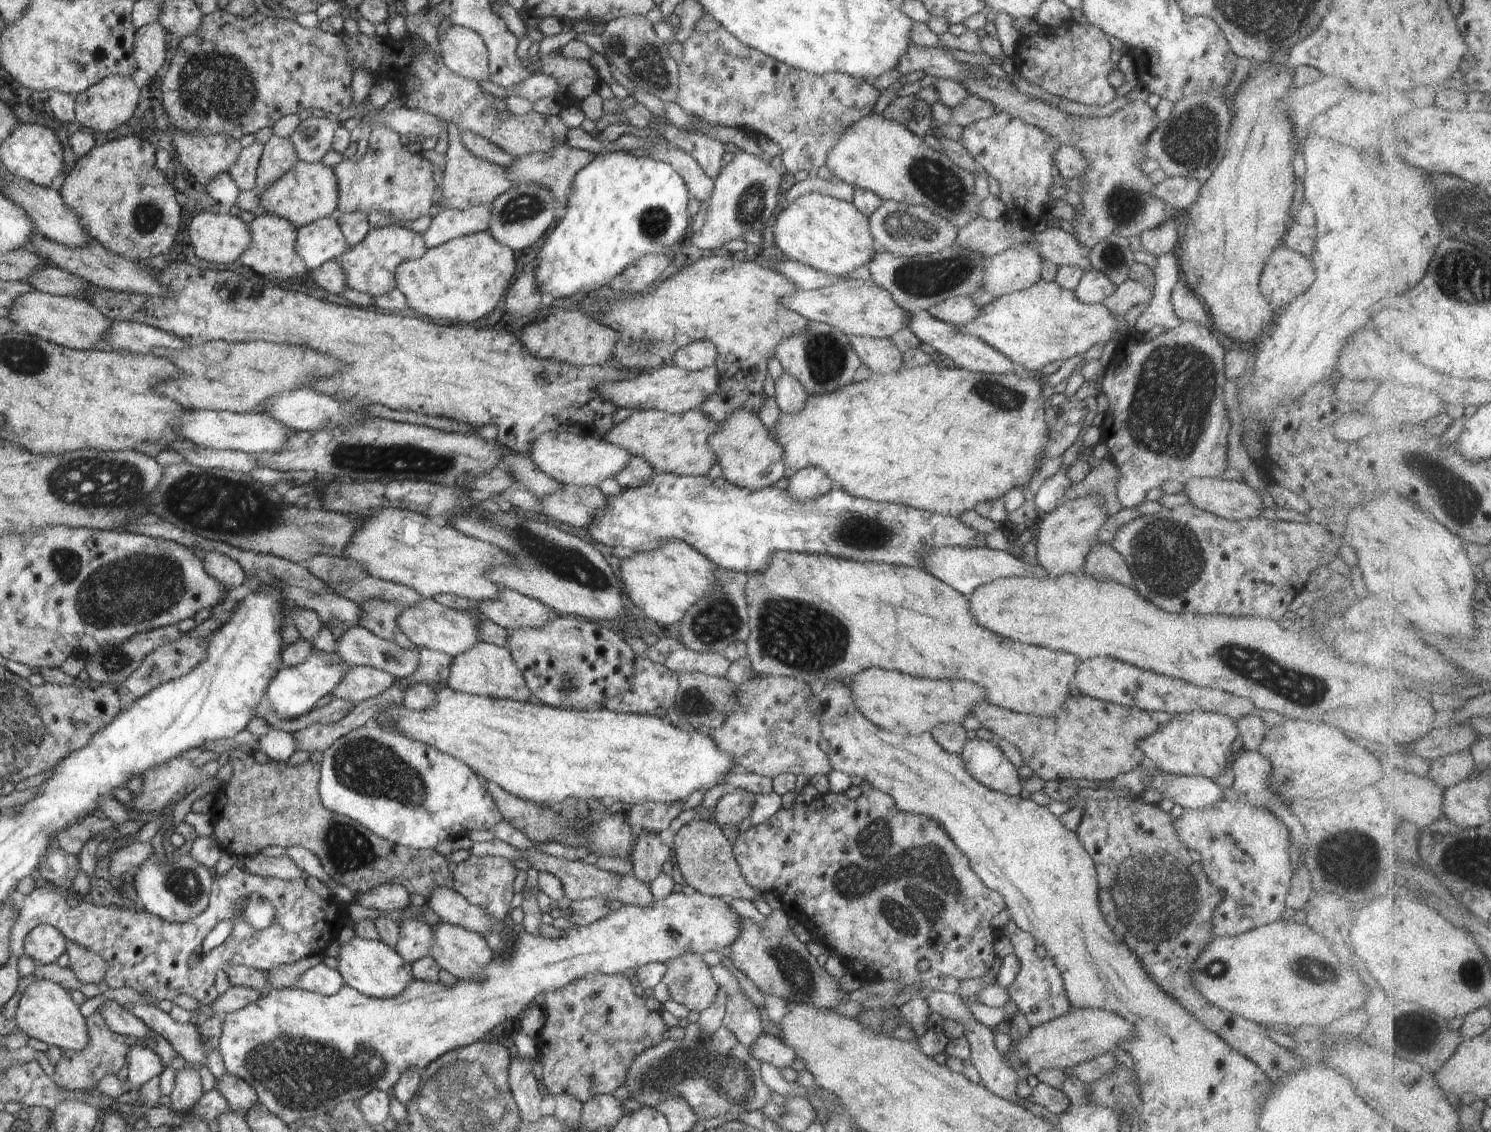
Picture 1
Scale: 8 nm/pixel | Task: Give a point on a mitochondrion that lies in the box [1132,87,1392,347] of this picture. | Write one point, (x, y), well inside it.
(1189, 139)

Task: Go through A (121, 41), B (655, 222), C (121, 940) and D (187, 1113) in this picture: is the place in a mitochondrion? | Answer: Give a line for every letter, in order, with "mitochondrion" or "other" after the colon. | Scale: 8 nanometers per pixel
A: other
B: mitochondrion
C: mitochondrion
D: other

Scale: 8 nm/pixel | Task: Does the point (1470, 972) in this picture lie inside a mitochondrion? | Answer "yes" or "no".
yes

